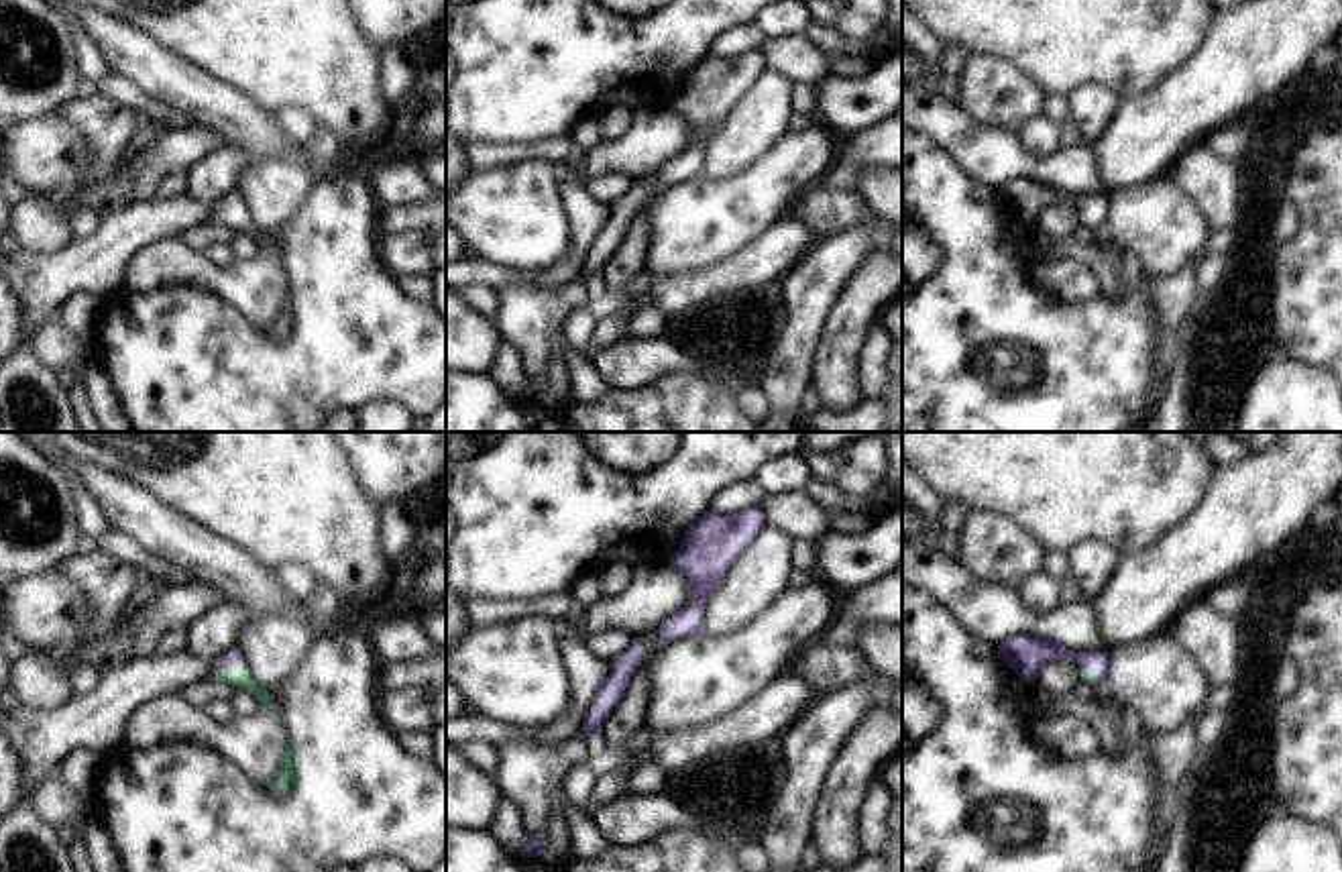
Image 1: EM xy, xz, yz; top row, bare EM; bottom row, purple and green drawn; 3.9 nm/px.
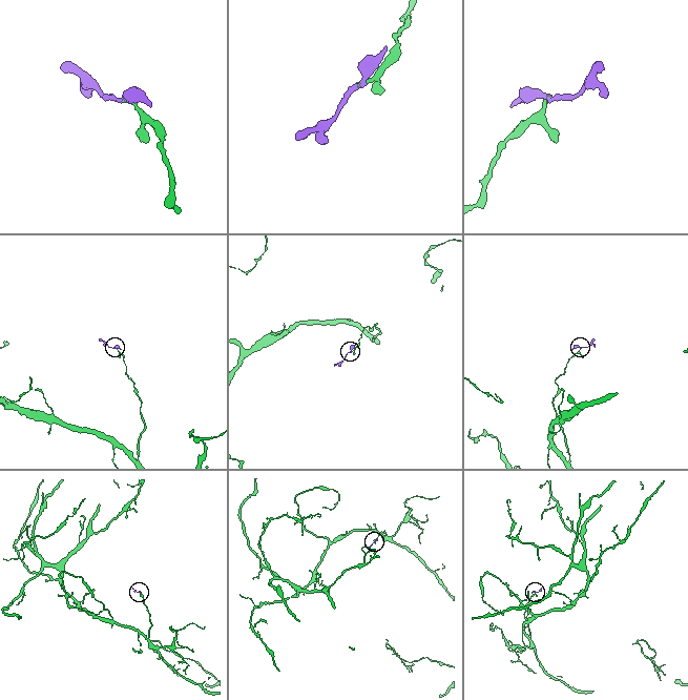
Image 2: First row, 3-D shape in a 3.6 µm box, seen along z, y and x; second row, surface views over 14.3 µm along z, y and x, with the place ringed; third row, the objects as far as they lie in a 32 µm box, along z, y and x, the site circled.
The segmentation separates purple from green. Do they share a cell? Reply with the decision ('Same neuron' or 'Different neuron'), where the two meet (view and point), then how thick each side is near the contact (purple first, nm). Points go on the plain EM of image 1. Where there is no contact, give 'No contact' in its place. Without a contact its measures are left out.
Same neuron. Touches purple at xy (229, 206). Thickness 60 nm (purple) against 80 nm

